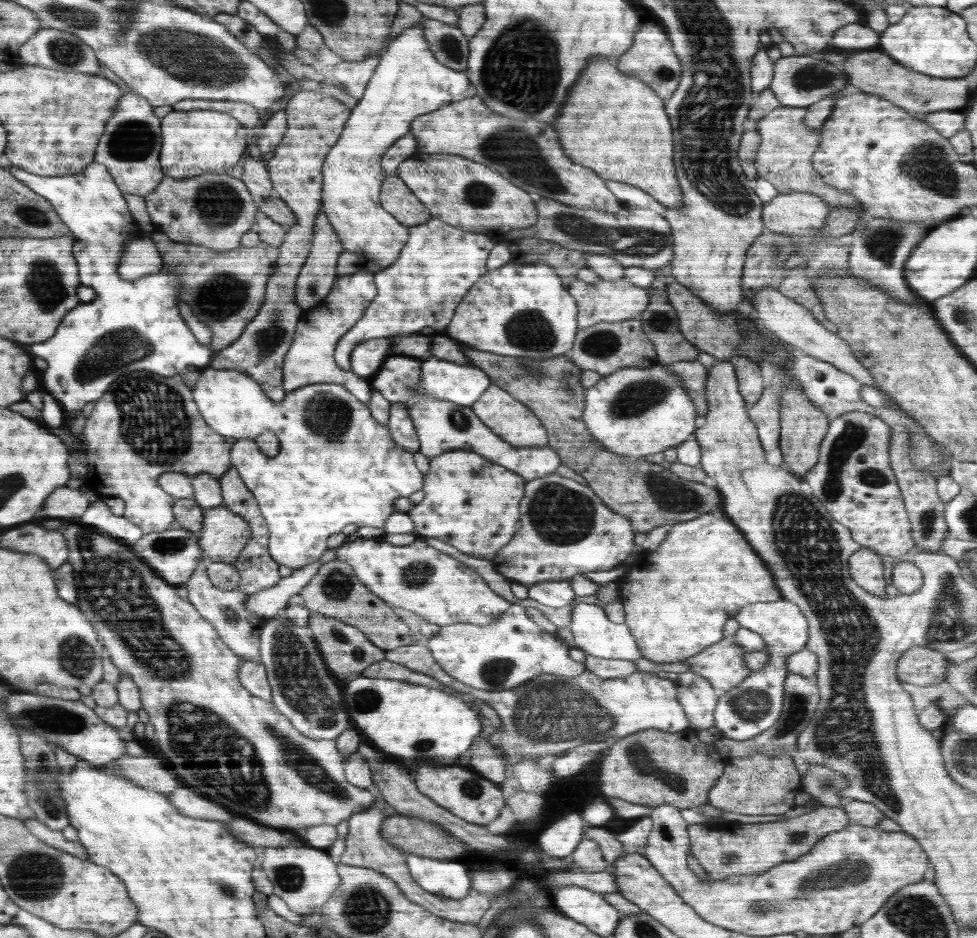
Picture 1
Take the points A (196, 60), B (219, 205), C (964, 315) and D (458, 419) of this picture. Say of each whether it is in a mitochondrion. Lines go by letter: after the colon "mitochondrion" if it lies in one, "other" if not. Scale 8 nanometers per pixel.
A: mitochondrion
B: mitochondrion
C: mitochondrion
D: mitochondrion

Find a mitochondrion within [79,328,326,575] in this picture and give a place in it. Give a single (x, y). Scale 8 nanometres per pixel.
(154, 422)

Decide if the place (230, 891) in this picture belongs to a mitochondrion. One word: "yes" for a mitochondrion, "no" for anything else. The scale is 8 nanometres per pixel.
yes

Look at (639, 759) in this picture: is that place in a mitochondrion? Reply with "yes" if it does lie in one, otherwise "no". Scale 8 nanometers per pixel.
yes

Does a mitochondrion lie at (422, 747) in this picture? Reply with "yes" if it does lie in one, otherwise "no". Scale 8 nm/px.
no

